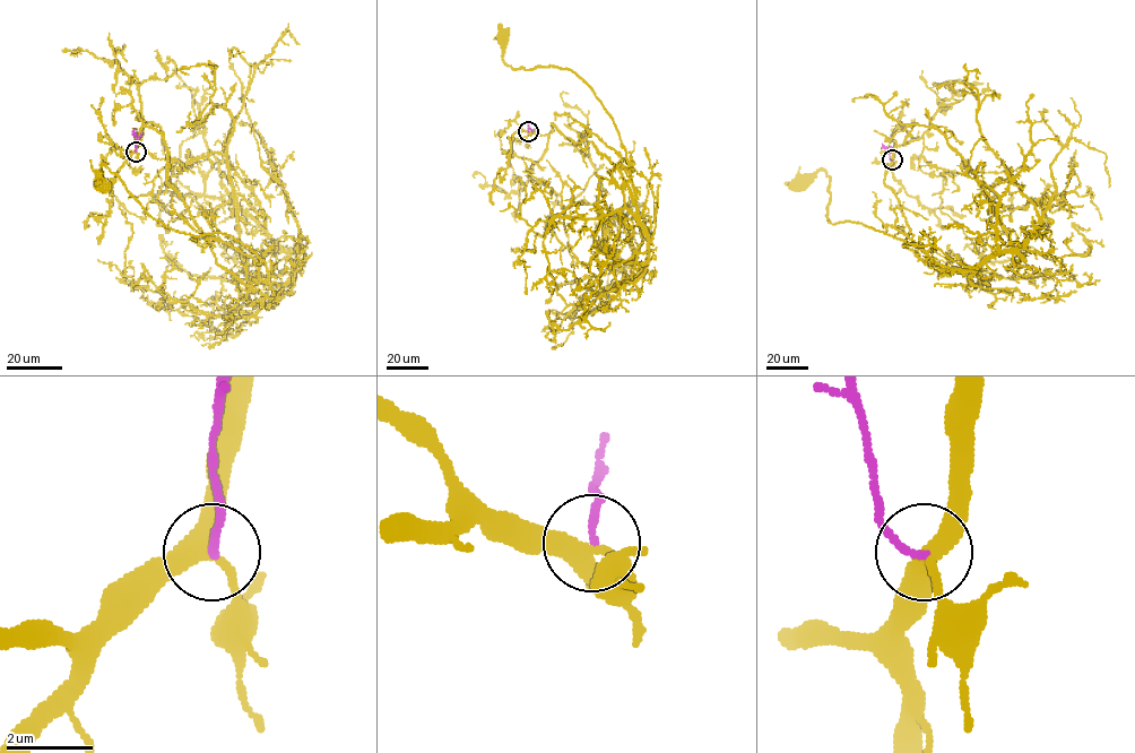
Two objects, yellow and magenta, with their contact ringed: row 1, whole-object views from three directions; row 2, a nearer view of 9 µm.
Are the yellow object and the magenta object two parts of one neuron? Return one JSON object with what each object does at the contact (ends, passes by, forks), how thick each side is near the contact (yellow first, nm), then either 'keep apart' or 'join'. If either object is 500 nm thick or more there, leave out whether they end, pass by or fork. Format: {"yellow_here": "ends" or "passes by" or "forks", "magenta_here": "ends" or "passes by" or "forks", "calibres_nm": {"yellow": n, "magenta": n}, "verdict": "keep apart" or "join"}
{"yellow_here": "forks", "magenta_here": "ends", "calibres_nm": {"yellow": 360, "magenta": 160}, "verdict": "keep apart"}

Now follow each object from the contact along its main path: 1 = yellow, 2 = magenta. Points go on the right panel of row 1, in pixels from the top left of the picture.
1: (892, 161), (894, 140), (884, 183), (909, 227), (902, 245), (962, 271), (832, 223), (823, 170), (797, 183)
2: (892, 161), (882, 143)

